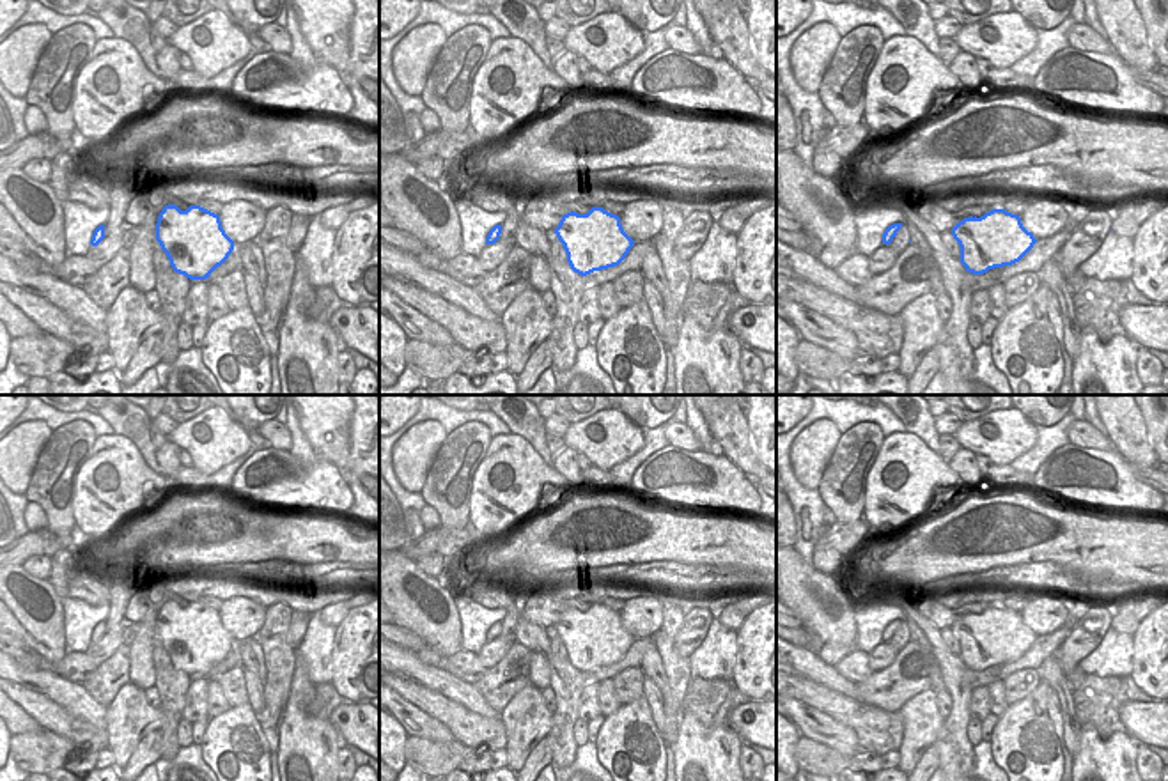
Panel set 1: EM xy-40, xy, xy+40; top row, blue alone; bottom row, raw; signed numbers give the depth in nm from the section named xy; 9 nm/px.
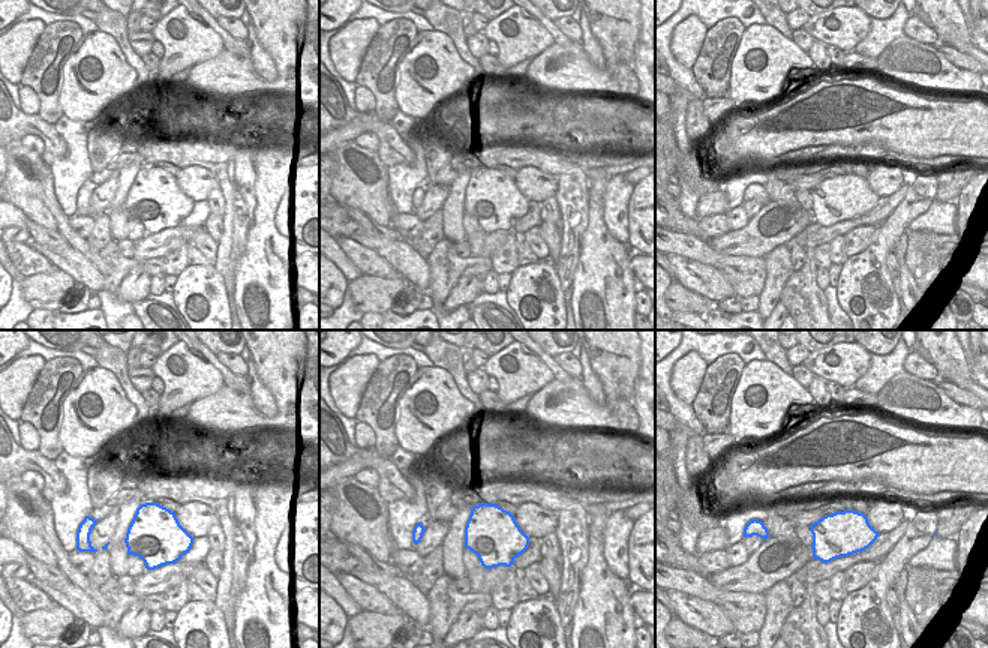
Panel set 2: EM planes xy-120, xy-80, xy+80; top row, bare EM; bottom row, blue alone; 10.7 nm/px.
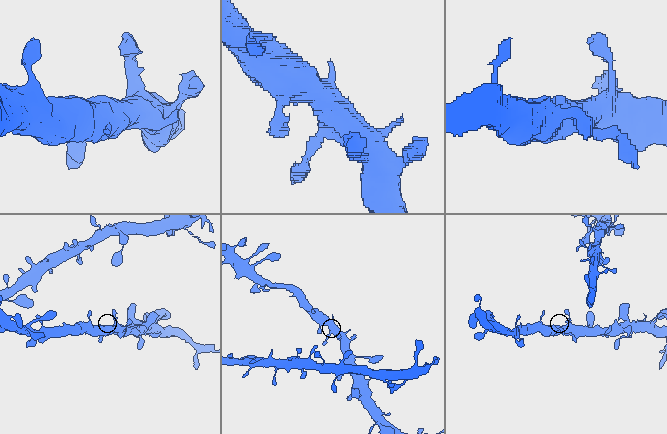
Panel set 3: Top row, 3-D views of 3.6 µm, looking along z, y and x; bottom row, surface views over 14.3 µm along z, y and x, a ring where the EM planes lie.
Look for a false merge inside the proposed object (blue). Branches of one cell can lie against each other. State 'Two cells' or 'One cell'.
One cell.

